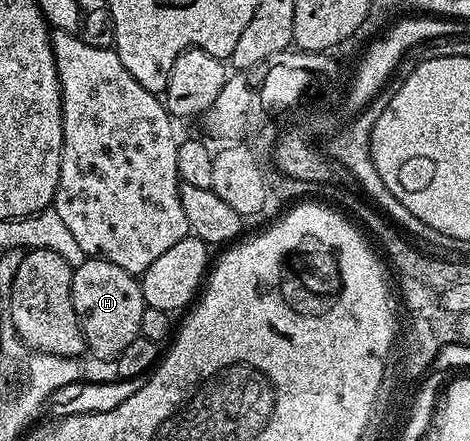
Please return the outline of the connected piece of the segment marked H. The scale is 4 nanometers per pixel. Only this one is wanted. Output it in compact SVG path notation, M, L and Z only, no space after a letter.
M101 257L84 260L73 270L71 295L75 315L85 336L85 348L99 360L116 362L117 356L131 344L131 339L141 336L139 318L146 306L144 293L140 280L123 267Z

